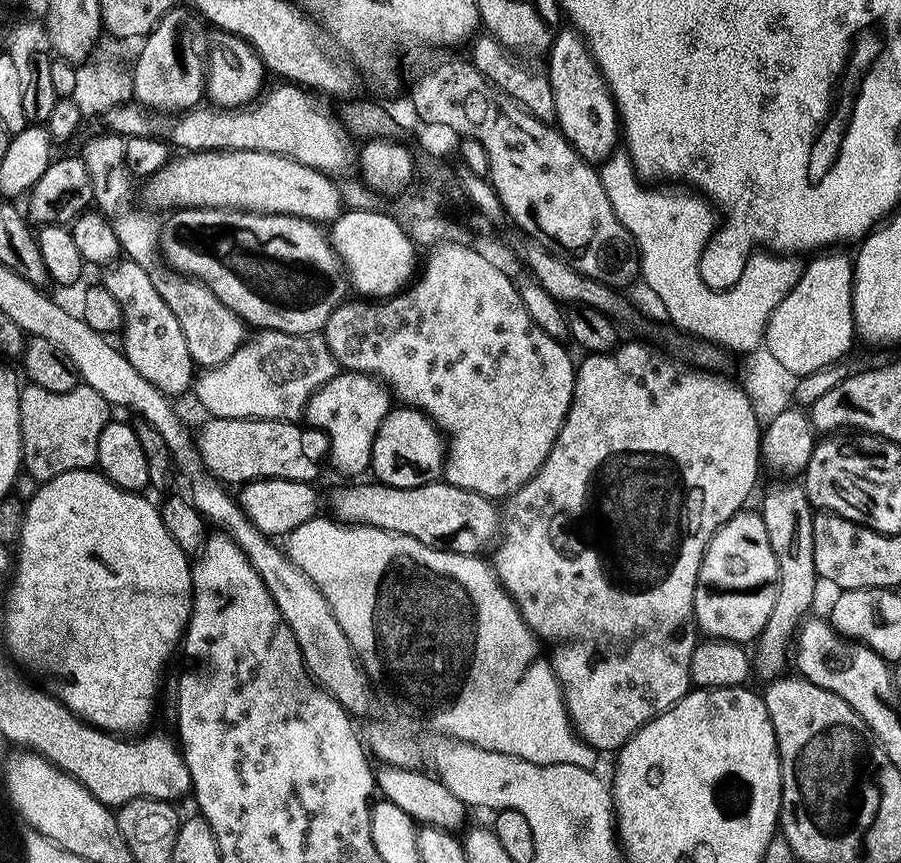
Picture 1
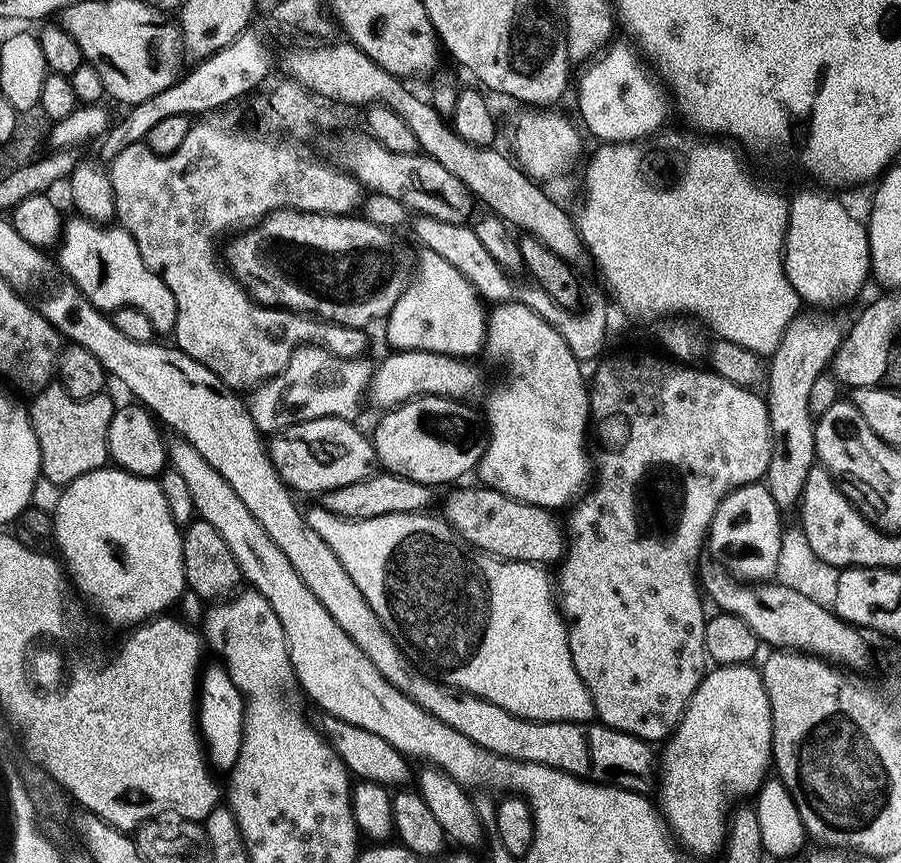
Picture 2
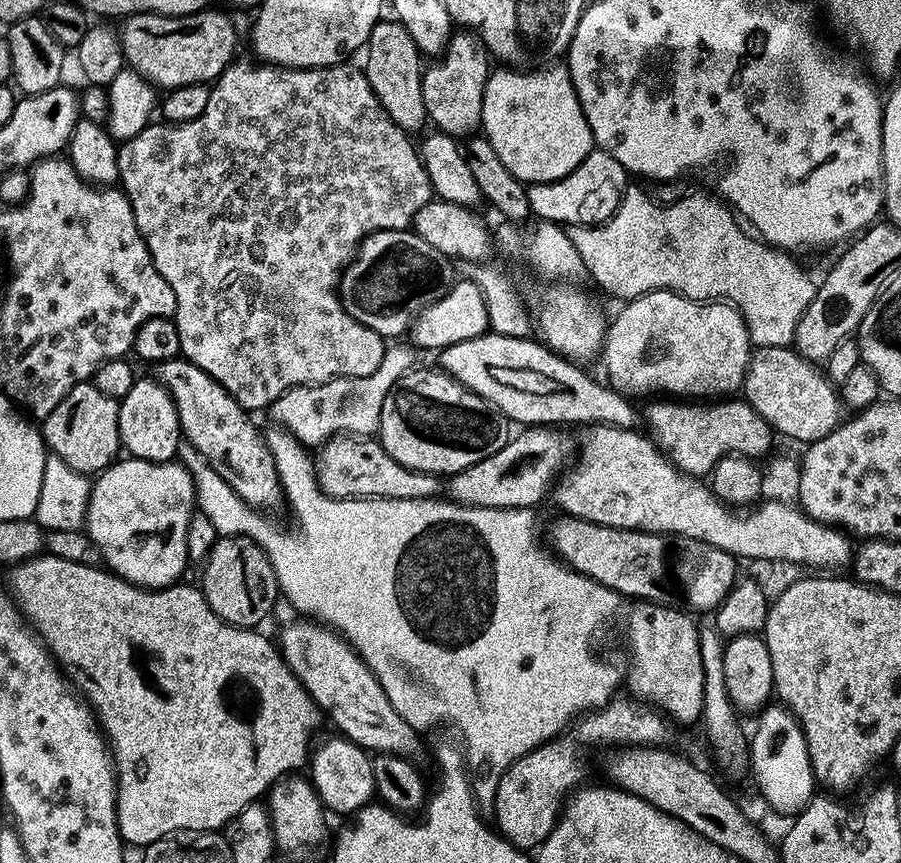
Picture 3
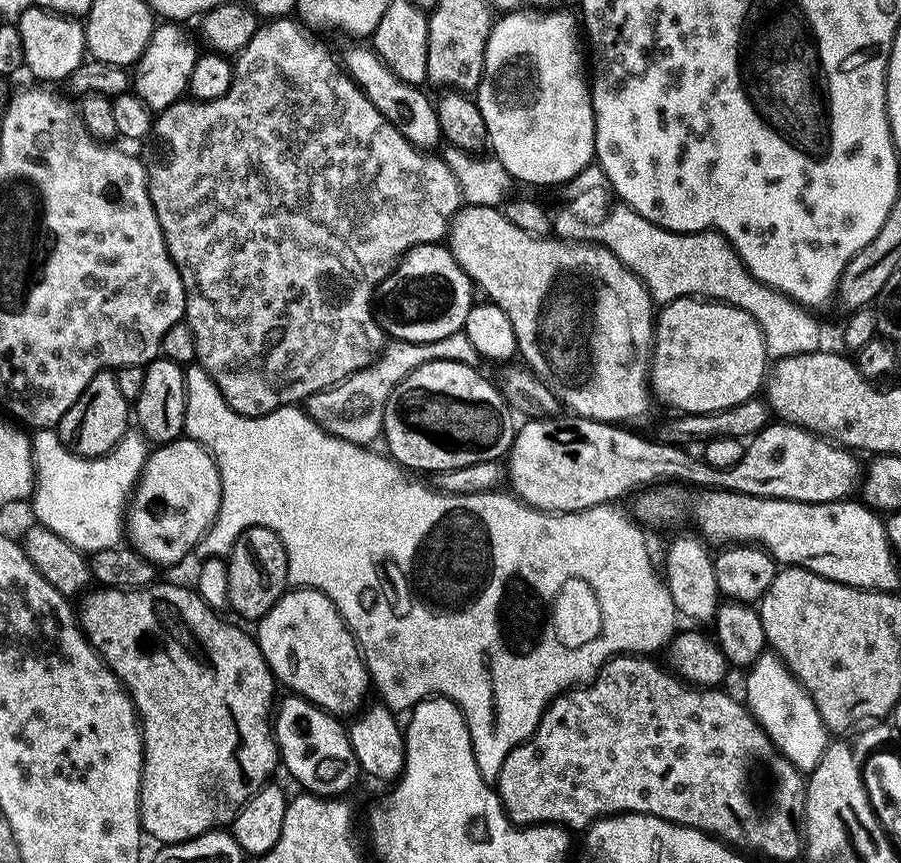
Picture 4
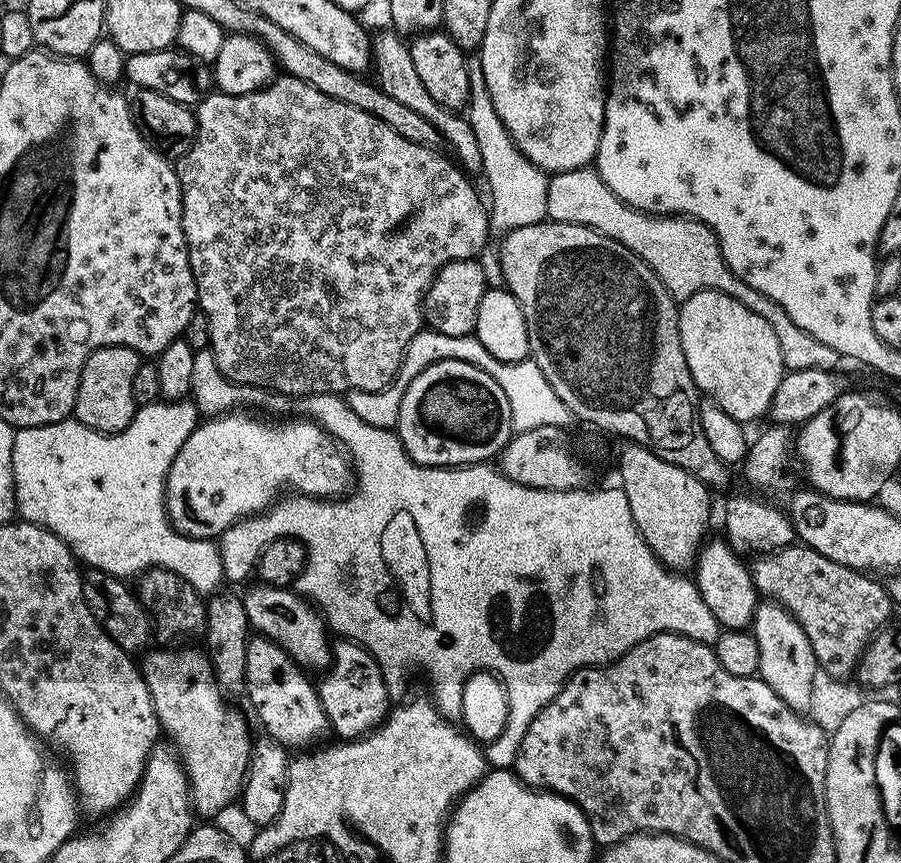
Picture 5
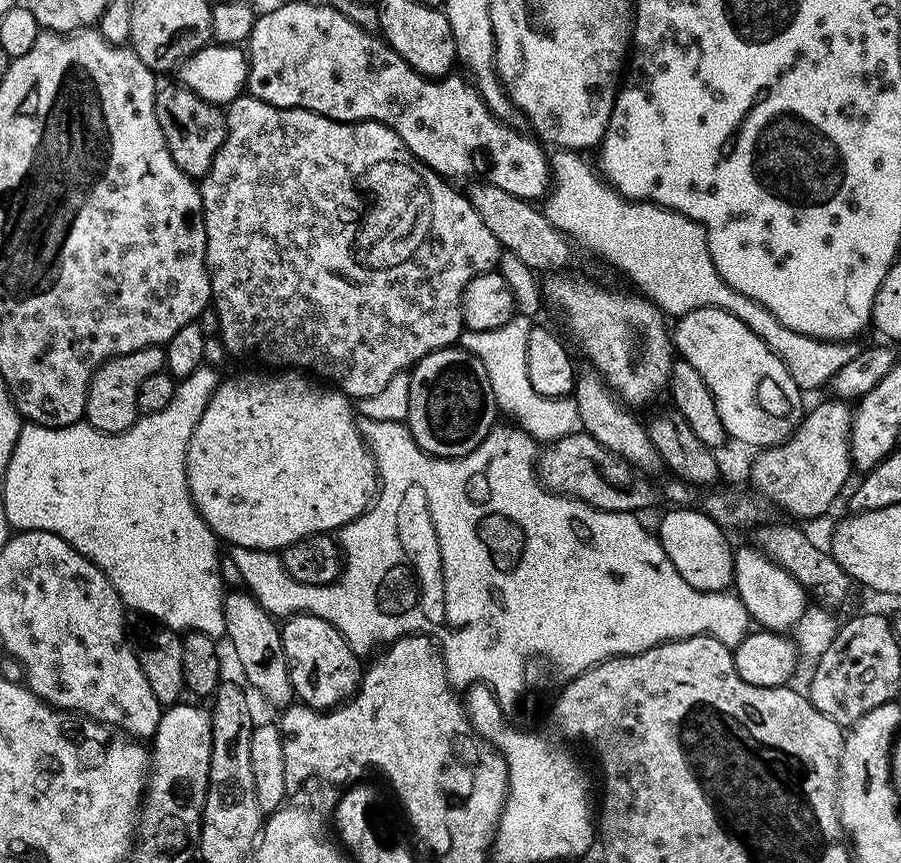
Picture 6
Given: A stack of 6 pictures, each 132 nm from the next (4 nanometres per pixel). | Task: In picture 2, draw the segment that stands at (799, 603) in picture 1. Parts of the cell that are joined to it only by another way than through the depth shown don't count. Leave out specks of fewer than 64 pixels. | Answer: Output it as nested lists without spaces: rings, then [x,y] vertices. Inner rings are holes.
[[[804,310],[786,326],[778,350],[773,352],[766,364],[766,403],[770,430],[772,431],[772,453],[768,455],[766,483],[774,502],[782,510],[795,509],[806,491],[804,483],[808,471],[816,459],[816,430],[810,410],[810,389],[814,380],[826,372],[832,356],[842,339],[842,327],[824,310]]]

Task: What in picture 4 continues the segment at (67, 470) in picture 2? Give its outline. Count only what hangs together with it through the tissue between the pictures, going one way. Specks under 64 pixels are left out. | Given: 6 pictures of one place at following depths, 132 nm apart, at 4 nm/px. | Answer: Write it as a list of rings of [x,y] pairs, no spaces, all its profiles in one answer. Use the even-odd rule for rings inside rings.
[[[112,370],[94,374],[86,390],[82,390],[78,402],[74,402],[70,410],[66,410],[58,425],[61,442],[80,456],[105,456],[107,452],[118,446],[118,442],[129,430],[130,401],[122,394],[117,373]]]

